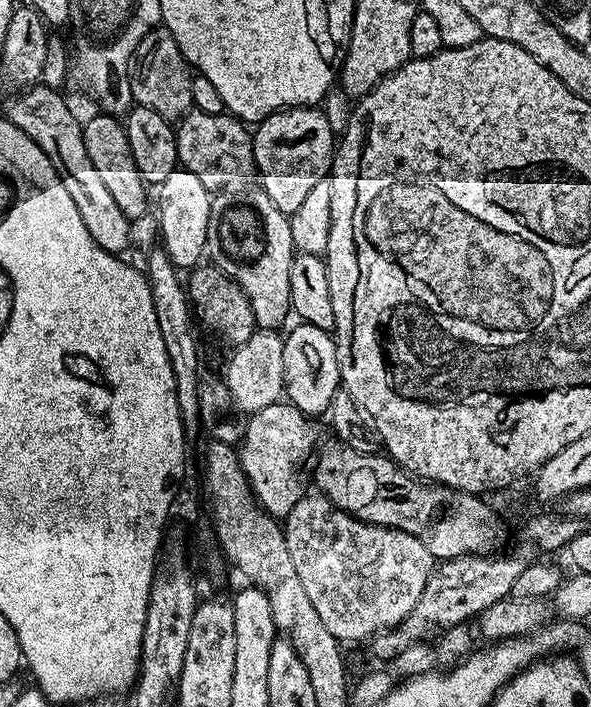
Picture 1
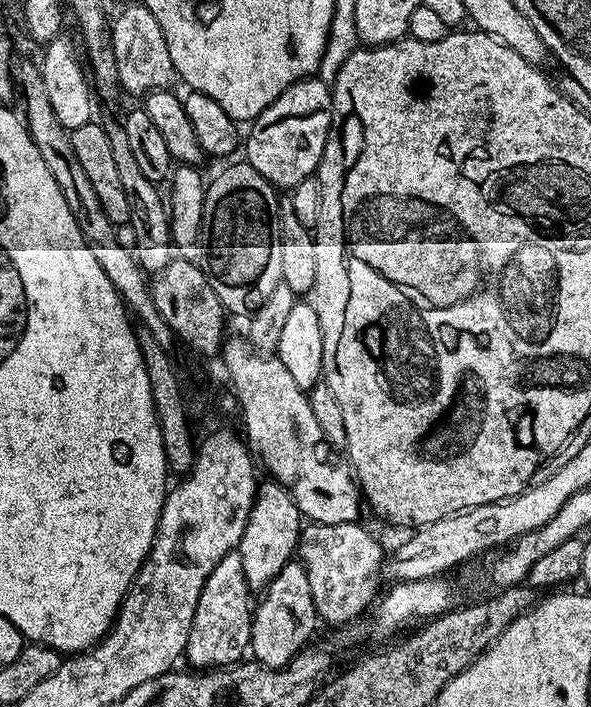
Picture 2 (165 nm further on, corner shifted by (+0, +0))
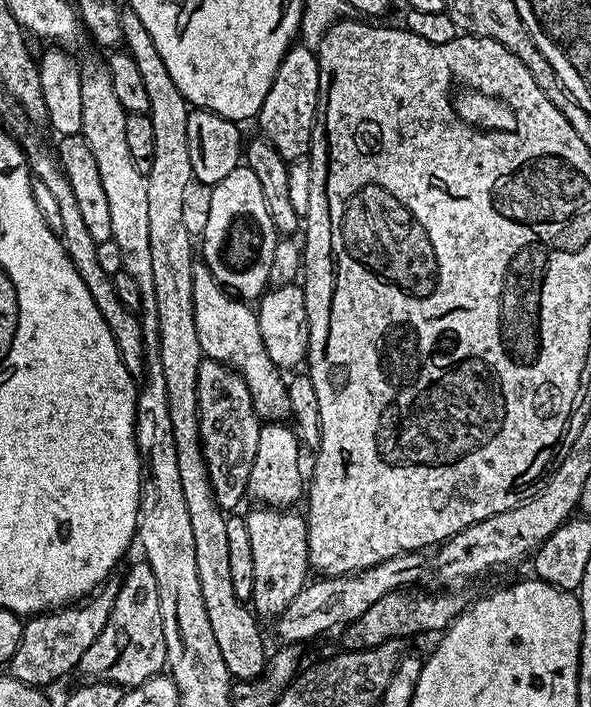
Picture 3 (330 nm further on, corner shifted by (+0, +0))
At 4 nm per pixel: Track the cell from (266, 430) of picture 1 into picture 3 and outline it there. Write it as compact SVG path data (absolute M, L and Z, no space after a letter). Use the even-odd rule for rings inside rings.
M147 562L139 563L118 584L114 606L110 610L110 618L106 618L106 626L102 626L102 634L98 634L90 650L82 654L78 672L89 681L119 684L127 690L165 671L168 662L166 638L162 634L154 570L150 570Z

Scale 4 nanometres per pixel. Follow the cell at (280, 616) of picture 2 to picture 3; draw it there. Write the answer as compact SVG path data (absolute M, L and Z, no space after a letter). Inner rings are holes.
M267 506L253 507L252 513L247 513L248 529L250 530L250 550L254 553L254 586L250 593L250 607L257 617L269 616L275 618L281 616L298 598L298 594L309 583L310 565L308 562L308 521L296 510L282 508L269 508Z

